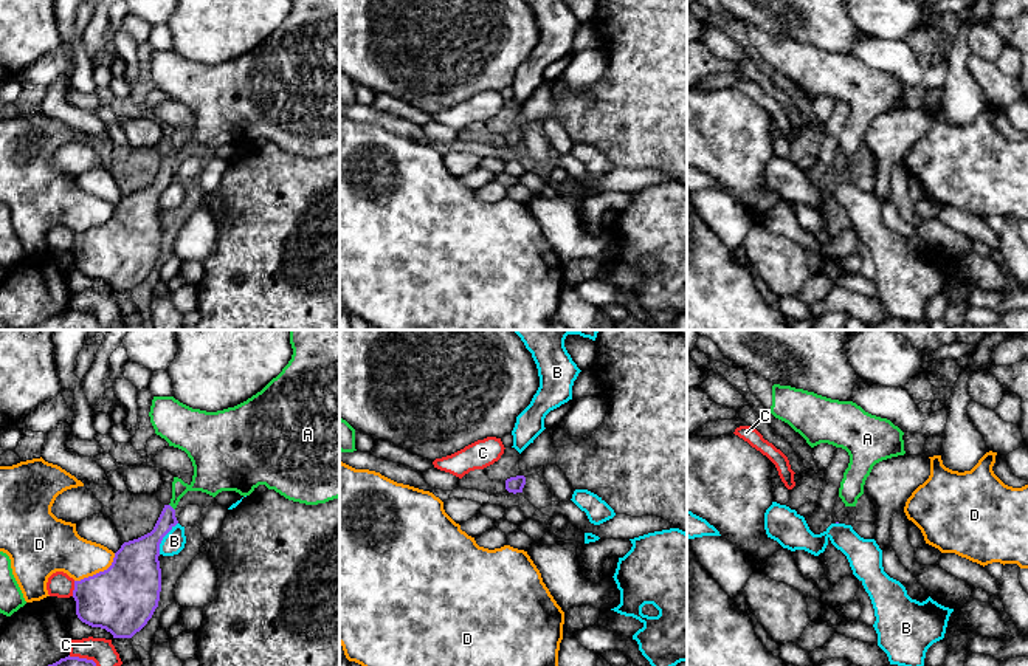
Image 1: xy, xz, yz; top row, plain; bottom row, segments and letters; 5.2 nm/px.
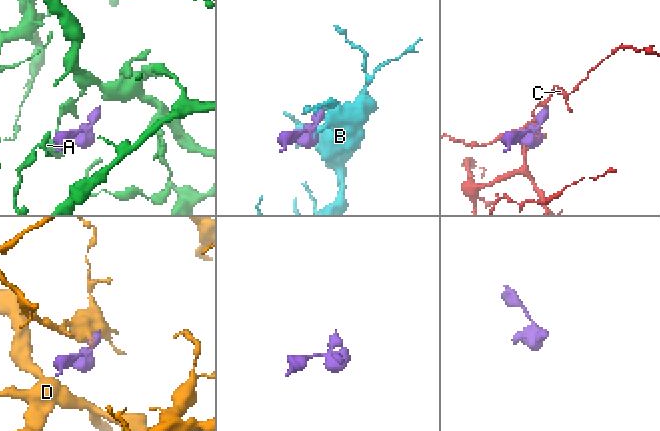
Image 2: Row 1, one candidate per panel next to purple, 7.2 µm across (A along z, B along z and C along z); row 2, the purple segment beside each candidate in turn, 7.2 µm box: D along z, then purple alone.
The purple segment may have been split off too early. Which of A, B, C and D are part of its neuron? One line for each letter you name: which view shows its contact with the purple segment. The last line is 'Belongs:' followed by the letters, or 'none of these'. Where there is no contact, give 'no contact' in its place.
A: xy
Belongs: A

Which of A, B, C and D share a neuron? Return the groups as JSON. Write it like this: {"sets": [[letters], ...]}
{"sets": [["A"], ["B"], ["C"], ["D"]]}

